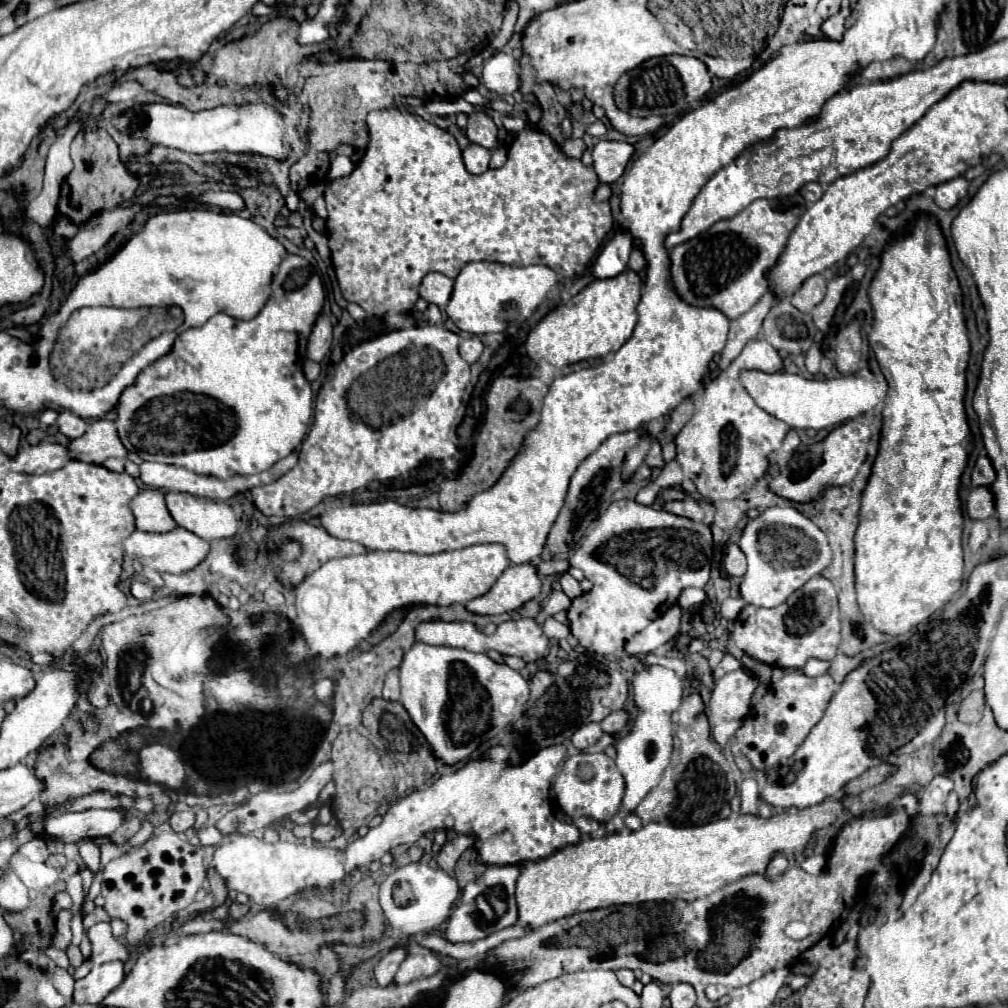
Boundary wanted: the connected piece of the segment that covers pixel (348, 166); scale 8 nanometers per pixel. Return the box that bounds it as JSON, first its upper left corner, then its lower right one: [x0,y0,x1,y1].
[328,155,354,179]

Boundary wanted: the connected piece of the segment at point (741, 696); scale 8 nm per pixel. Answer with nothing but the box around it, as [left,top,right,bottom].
[710,669,756,723]

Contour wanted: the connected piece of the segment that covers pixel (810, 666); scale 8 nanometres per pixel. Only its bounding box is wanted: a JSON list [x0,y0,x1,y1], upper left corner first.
[804,659,828,677]

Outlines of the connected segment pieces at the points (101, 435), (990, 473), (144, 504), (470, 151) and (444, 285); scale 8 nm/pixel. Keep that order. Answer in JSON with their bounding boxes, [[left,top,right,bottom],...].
[[70,419,128,465],[972,455,996,487],[132,489,176,533],[462,143,492,173],[420,273,454,309]]

